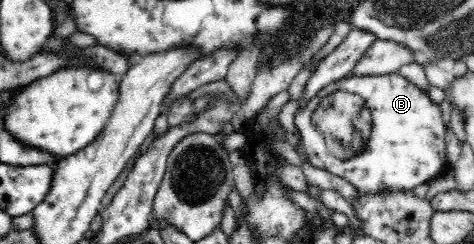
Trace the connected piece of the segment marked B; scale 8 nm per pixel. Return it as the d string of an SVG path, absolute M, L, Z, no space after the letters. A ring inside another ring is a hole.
M397 72L388 73L381 76L352 76L348 75L323 87L306 106L296 113L294 118L297 129L300 130L303 141L303 148L307 154L307 159L314 167L326 169L338 177L348 180L357 190L364 193L378 193L378 191L396 191L396 189L414 189L416 185L431 181L432 178L444 172L449 166L446 157L446 143L444 142L444 120L442 120L442 109L439 104L434 102L428 92L422 91L415 83L408 81L404 76Z

